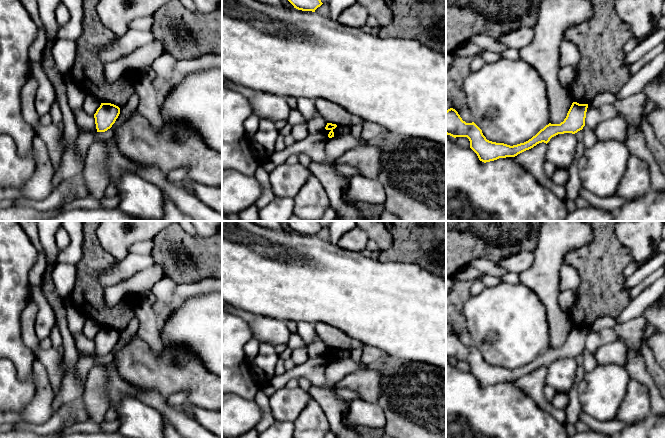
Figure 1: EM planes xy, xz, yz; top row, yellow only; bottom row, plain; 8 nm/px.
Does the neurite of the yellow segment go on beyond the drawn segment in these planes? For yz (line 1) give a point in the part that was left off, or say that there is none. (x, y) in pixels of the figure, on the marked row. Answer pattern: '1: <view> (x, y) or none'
1: none

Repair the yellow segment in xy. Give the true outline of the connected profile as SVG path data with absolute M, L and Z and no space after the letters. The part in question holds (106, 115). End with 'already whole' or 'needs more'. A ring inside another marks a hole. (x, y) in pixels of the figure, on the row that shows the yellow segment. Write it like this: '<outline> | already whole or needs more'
M101 103L94 114L97 132L105 132L112 127L120 114L120 108L111 103Z | already whole

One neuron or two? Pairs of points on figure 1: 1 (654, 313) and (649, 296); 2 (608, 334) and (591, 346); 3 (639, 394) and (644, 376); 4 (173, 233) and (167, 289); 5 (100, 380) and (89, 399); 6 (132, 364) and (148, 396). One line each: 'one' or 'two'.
1: two
2: one
3: two
4: two
5: one
6: two

